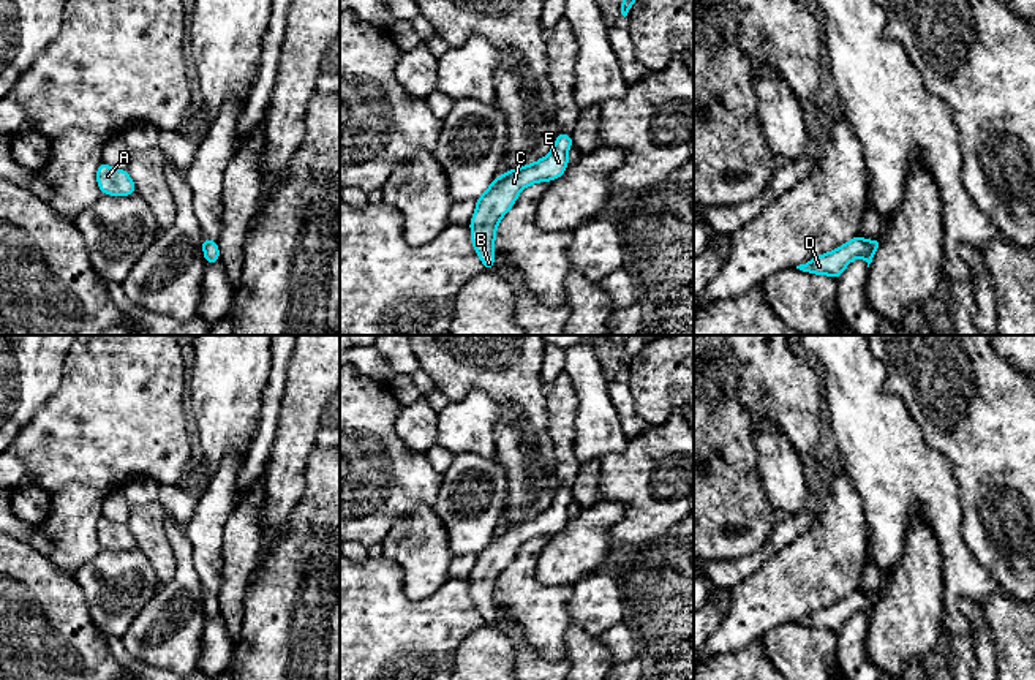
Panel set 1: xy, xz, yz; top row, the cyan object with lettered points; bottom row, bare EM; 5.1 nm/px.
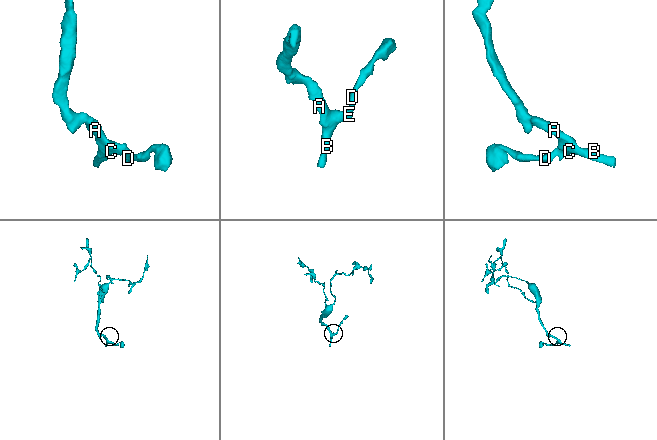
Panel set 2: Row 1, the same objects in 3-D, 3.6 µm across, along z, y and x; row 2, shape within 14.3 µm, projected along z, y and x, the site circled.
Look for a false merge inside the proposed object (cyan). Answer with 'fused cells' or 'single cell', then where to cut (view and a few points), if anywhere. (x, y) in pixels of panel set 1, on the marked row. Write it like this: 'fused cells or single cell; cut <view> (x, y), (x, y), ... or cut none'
single cell; cut none

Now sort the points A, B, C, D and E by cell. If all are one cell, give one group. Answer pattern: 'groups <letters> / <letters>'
groups A B C D E

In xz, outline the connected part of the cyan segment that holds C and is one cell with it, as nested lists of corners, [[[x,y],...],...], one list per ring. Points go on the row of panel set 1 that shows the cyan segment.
[[[559,131],[553,149],[544,158],[509,169],[501,177],[495,176],[491,185],[476,201],[476,210],[469,221],[471,242],[485,270],[491,270],[495,266],[495,237],[501,218],[528,185],[551,182],[564,174],[572,145],[572,134]]]

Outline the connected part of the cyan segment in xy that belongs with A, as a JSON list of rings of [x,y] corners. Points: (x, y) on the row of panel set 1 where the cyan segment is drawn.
[[[104,161],[96,169],[96,182],[103,195],[128,196],[137,191],[126,169],[111,168]]]

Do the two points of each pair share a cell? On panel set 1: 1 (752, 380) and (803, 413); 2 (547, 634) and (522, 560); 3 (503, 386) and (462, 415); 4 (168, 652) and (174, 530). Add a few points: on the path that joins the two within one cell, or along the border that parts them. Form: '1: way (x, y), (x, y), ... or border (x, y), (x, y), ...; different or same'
1: way (765, 380), (790, 402); same
2: way (542, 615), (522, 595), (522, 579); same
3: border (452, 400), (484, 389), (522, 411); different
4: way (180, 622), (184, 560); same

